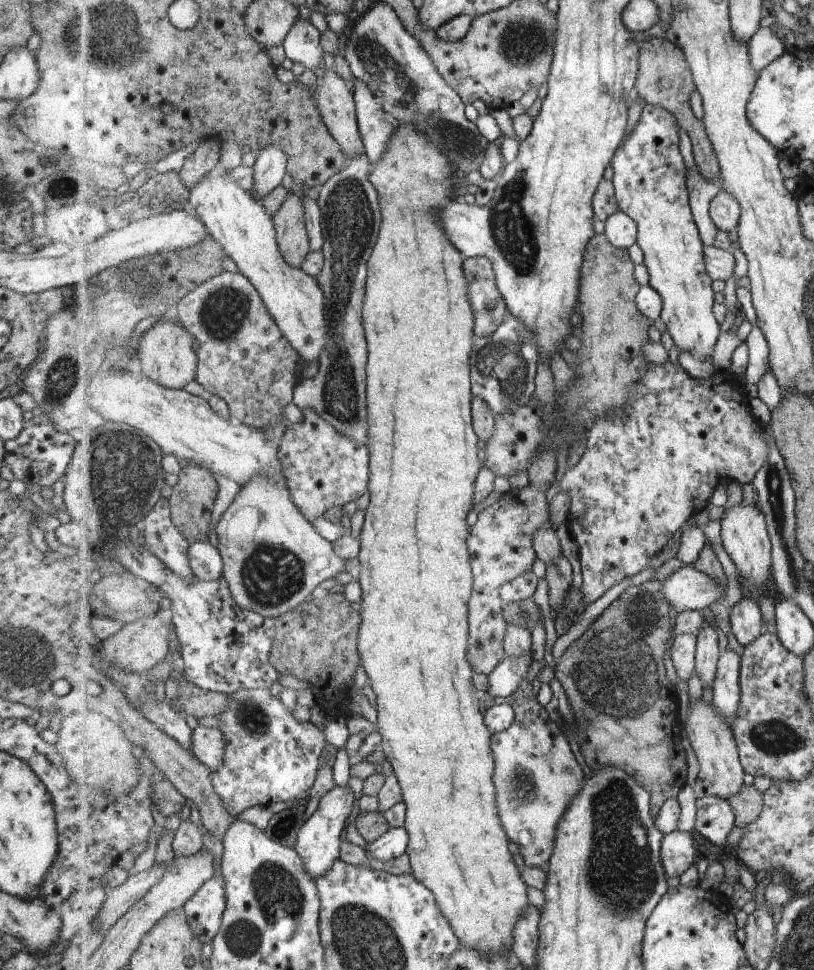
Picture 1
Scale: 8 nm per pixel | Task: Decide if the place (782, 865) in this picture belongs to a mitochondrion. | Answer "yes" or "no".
no

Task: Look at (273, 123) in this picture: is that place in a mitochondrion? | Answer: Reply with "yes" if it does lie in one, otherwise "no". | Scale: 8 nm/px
no

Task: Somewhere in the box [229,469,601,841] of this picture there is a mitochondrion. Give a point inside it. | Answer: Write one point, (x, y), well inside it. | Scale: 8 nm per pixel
(271, 575)

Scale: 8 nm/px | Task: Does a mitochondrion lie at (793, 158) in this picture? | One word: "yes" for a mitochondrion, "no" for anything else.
no

